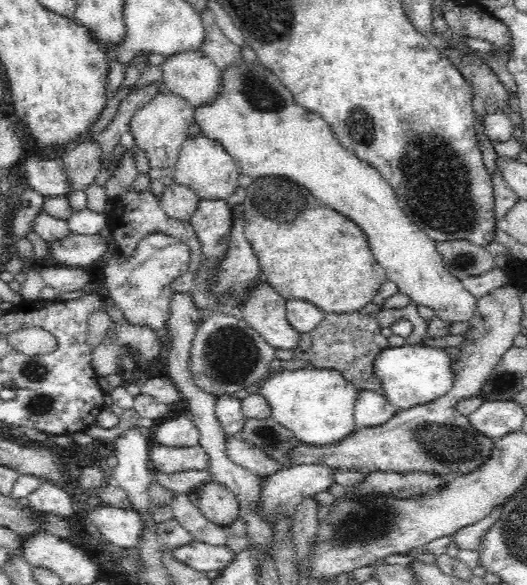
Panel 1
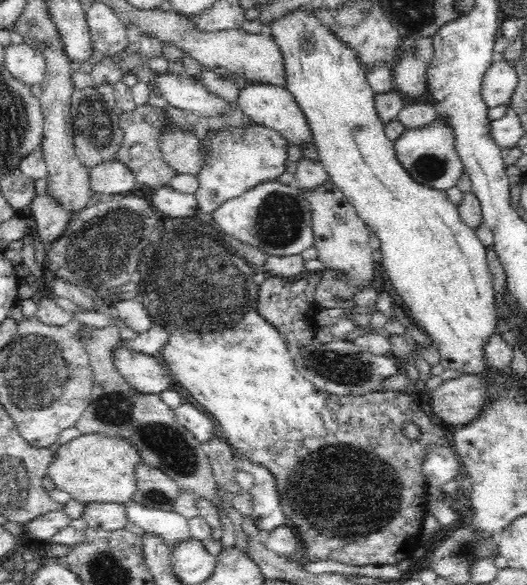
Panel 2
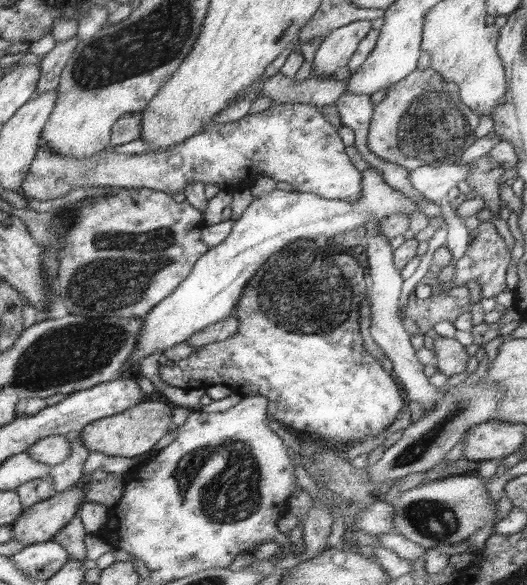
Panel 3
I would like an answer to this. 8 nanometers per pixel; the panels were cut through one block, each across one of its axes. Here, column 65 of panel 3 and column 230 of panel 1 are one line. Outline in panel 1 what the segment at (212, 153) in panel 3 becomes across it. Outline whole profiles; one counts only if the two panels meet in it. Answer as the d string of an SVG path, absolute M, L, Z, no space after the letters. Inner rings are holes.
M202 132L186 139L180 147L174 174L175 182L191 188L201 200L226 200L239 187L240 176L241 170L223 145Z

